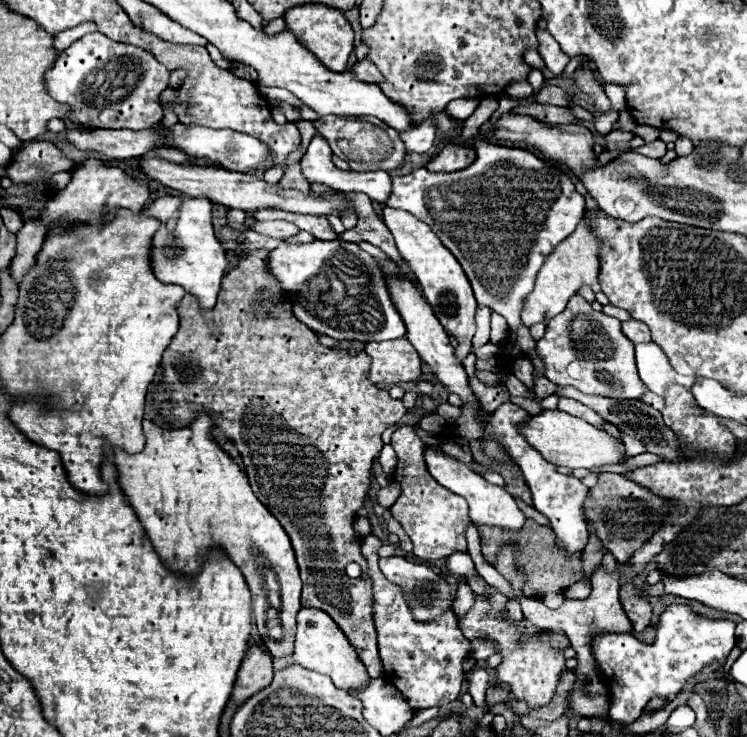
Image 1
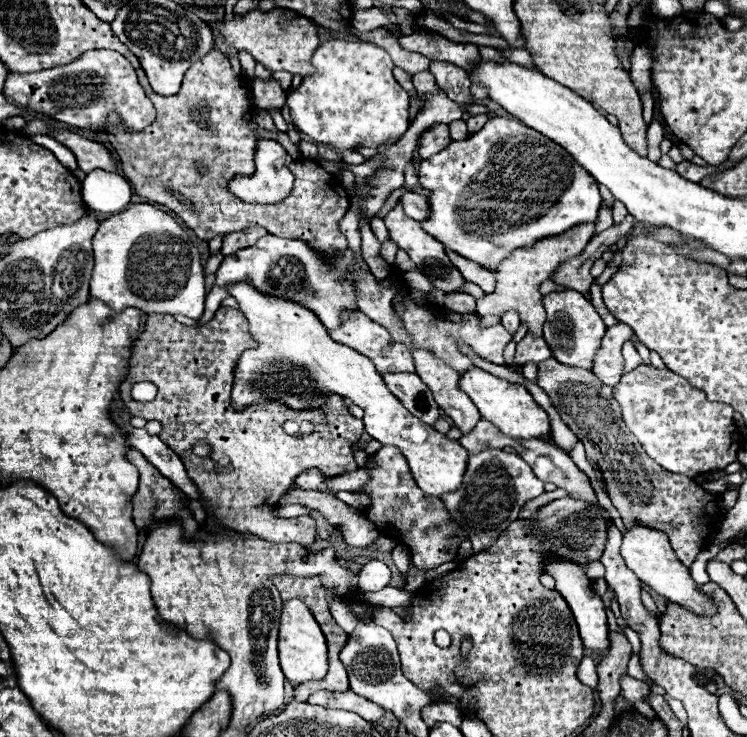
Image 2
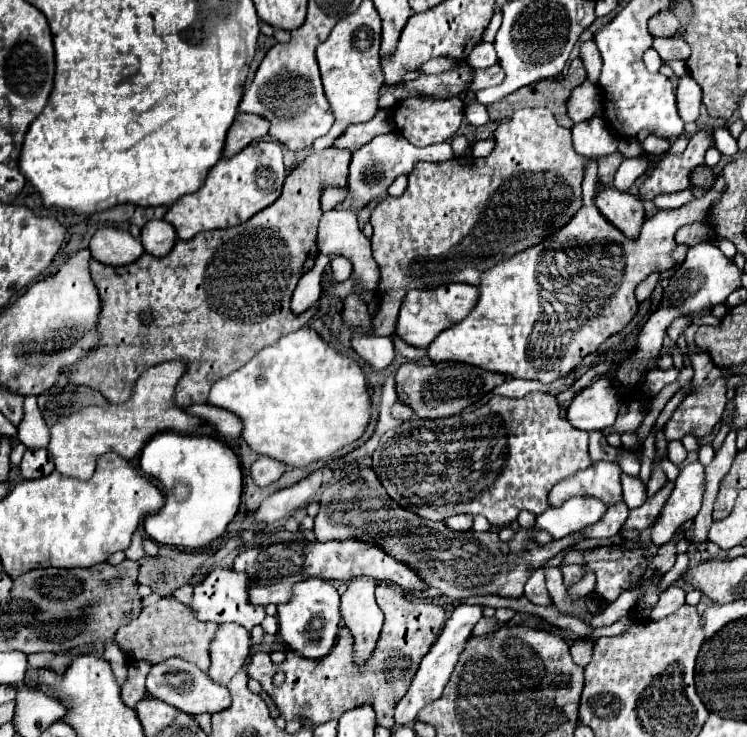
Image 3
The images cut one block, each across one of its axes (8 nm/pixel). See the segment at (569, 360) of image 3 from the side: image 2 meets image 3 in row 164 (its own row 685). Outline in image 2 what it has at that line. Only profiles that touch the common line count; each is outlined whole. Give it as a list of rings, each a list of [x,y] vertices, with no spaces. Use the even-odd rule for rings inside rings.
[[[584,656],[580,666],[578,666],[578,678],[582,684],[590,686],[590,688],[596,688],[598,686],[598,674],[596,674],[596,660]]]

